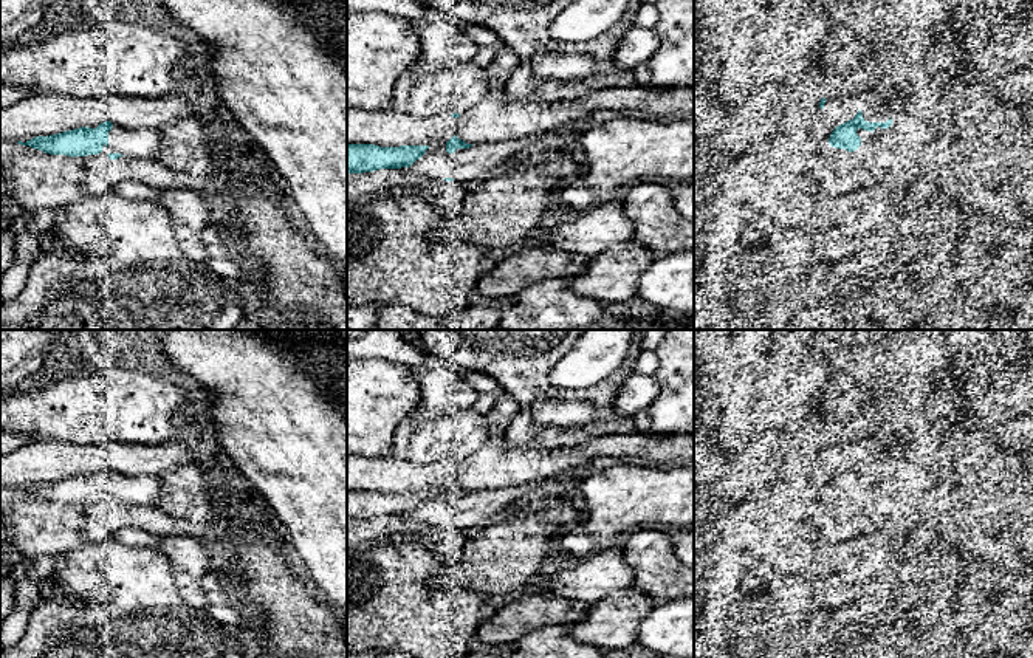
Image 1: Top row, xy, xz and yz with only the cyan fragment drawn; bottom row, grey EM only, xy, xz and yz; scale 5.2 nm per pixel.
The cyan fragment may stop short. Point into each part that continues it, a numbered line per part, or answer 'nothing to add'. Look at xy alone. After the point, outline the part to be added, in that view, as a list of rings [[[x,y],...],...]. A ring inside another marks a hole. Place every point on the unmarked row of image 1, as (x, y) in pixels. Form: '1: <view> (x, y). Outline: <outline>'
1: xy (143, 490). Outline: [[[113,472],[108,478],[108,494],[124,503],[158,506],[161,482],[156,475],[125,475]]]

